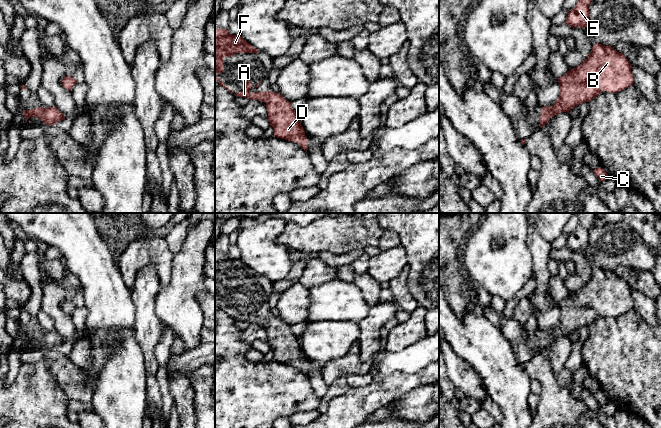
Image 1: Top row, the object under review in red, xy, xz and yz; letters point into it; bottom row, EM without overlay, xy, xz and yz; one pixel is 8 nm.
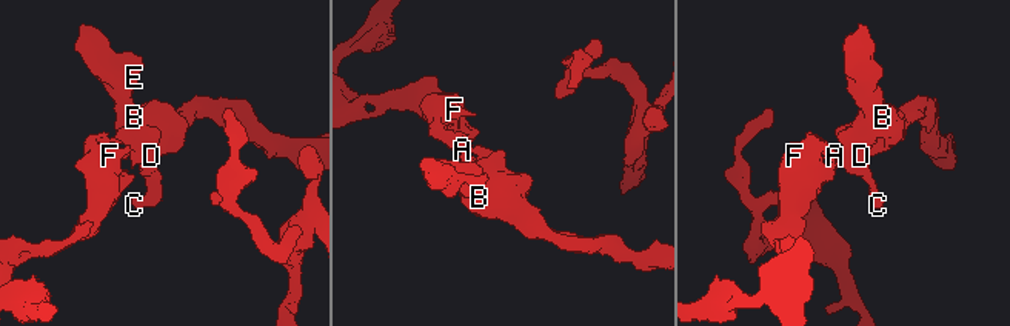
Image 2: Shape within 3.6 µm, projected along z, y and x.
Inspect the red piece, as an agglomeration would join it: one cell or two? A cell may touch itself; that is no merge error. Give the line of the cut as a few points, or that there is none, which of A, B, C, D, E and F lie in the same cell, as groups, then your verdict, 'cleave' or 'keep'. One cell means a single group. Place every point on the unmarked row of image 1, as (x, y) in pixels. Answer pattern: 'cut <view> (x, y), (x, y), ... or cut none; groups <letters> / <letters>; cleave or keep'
cut none; groups A B C D E F; keep

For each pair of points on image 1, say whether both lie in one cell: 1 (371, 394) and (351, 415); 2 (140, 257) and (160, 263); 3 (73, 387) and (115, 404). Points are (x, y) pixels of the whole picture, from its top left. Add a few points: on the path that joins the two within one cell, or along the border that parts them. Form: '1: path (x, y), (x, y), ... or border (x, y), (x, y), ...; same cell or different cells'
1: path (368, 400), (357, 409); same cell
2: path (145, 257), (155, 258); same cell
3: border (94, 387), (92, 395), (93, 411); different cells

